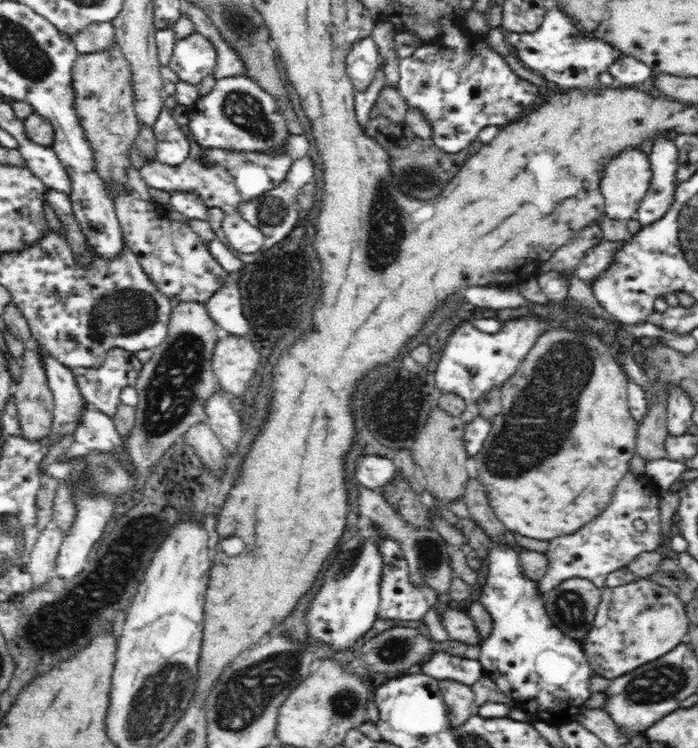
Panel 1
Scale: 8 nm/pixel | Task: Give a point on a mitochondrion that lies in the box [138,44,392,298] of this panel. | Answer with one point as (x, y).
(243, 108)

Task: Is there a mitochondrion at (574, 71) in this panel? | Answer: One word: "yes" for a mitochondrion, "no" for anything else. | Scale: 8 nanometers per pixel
no

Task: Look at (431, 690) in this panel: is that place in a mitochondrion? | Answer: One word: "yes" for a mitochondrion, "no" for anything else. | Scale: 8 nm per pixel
no

